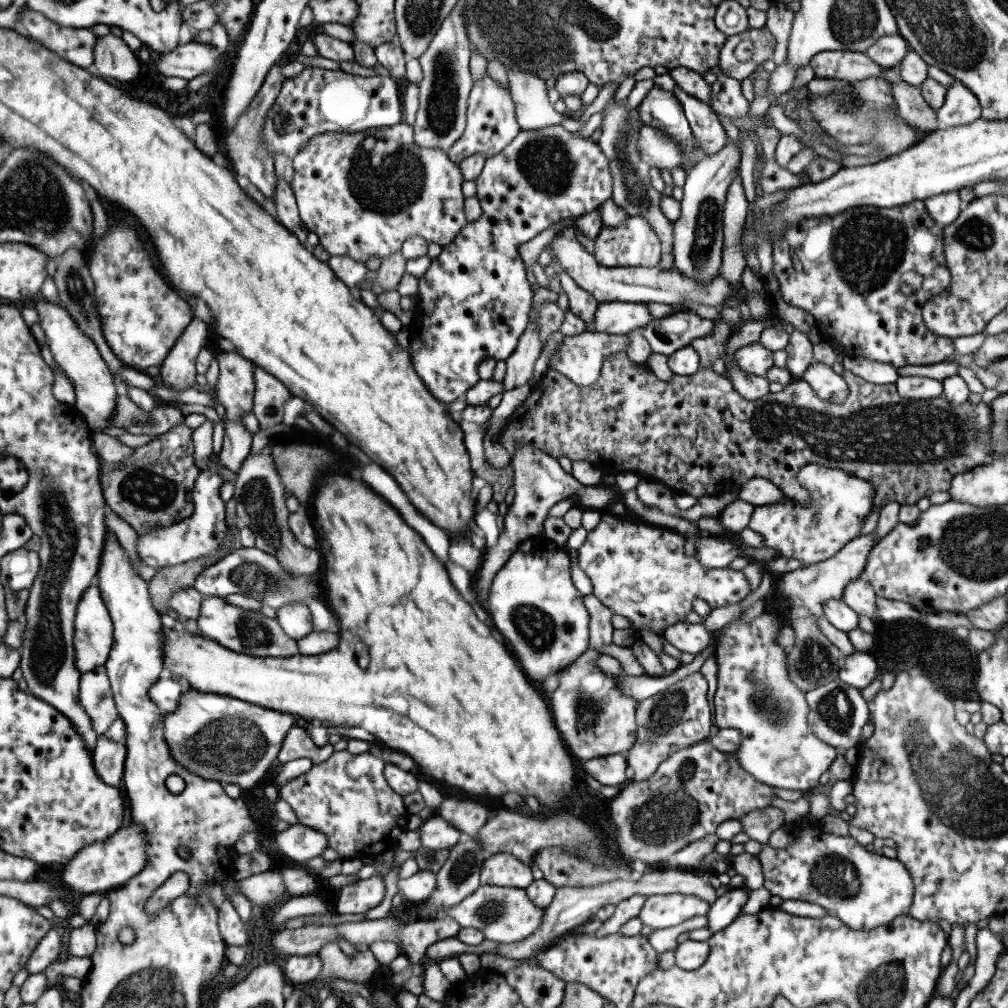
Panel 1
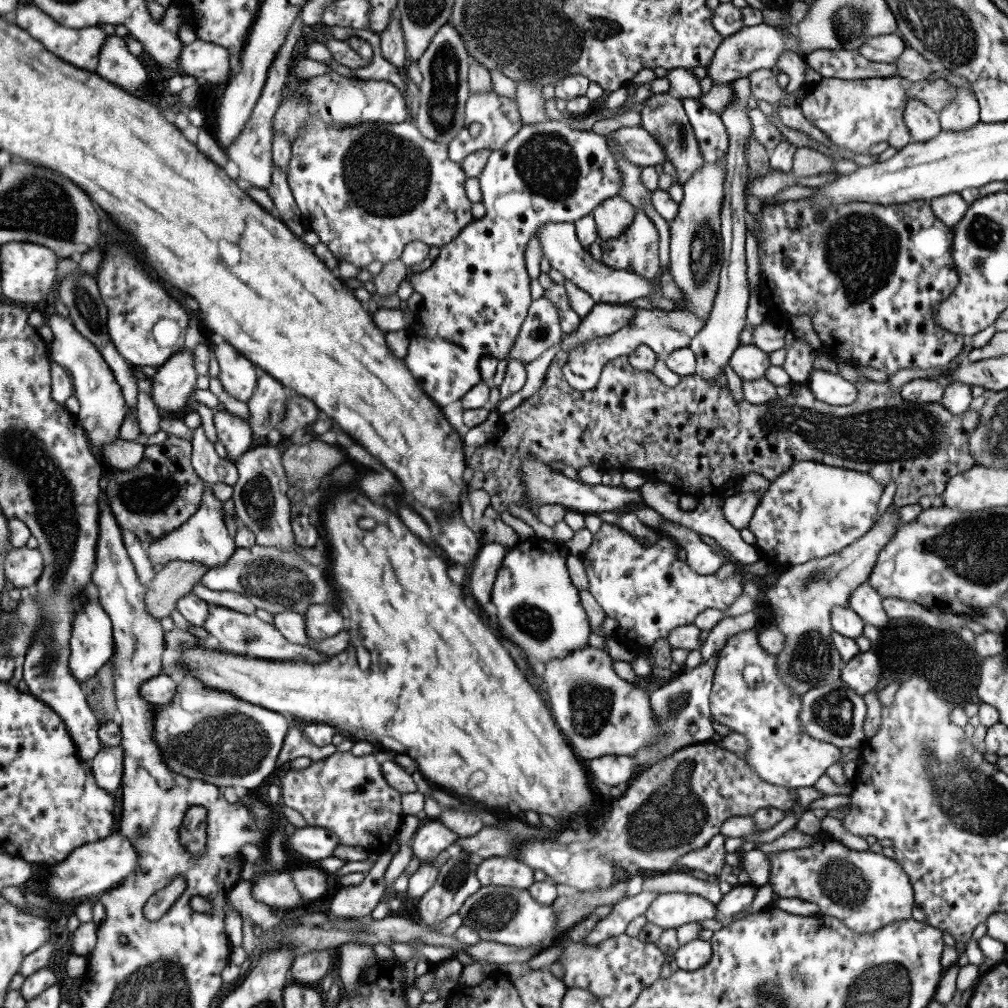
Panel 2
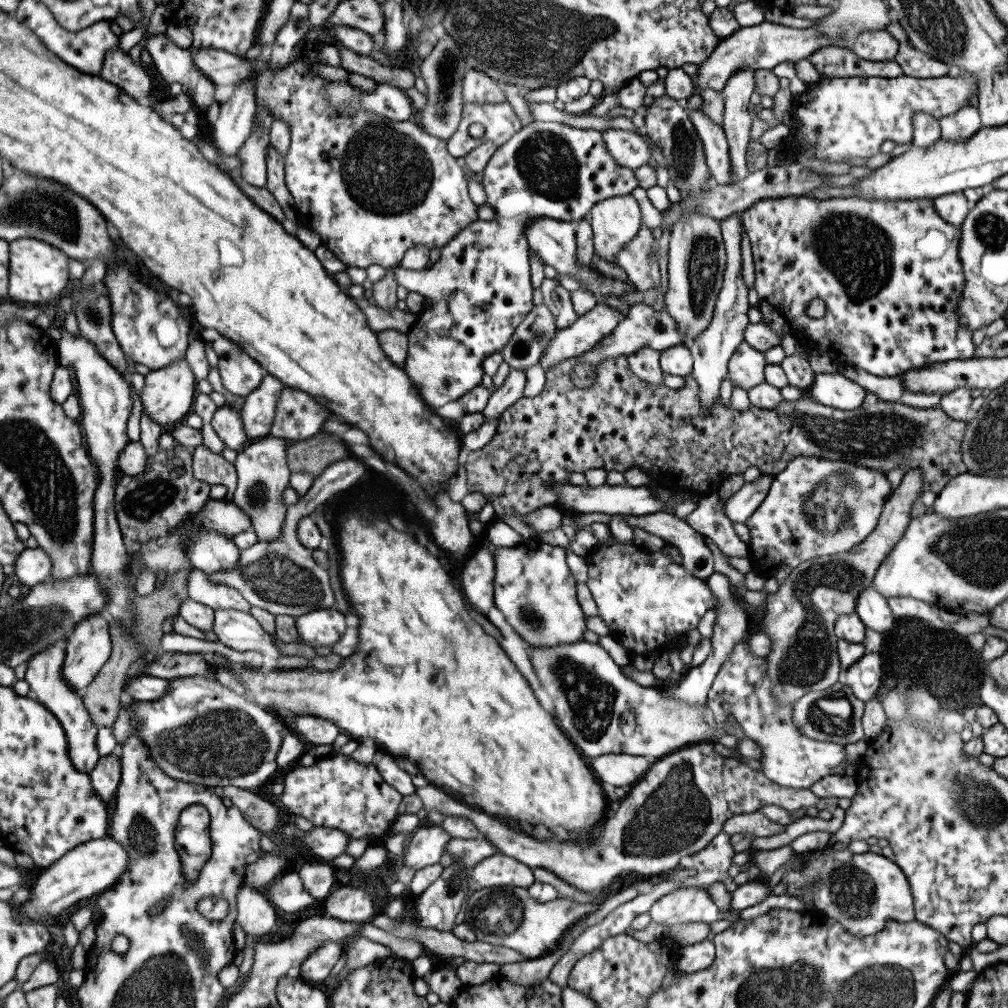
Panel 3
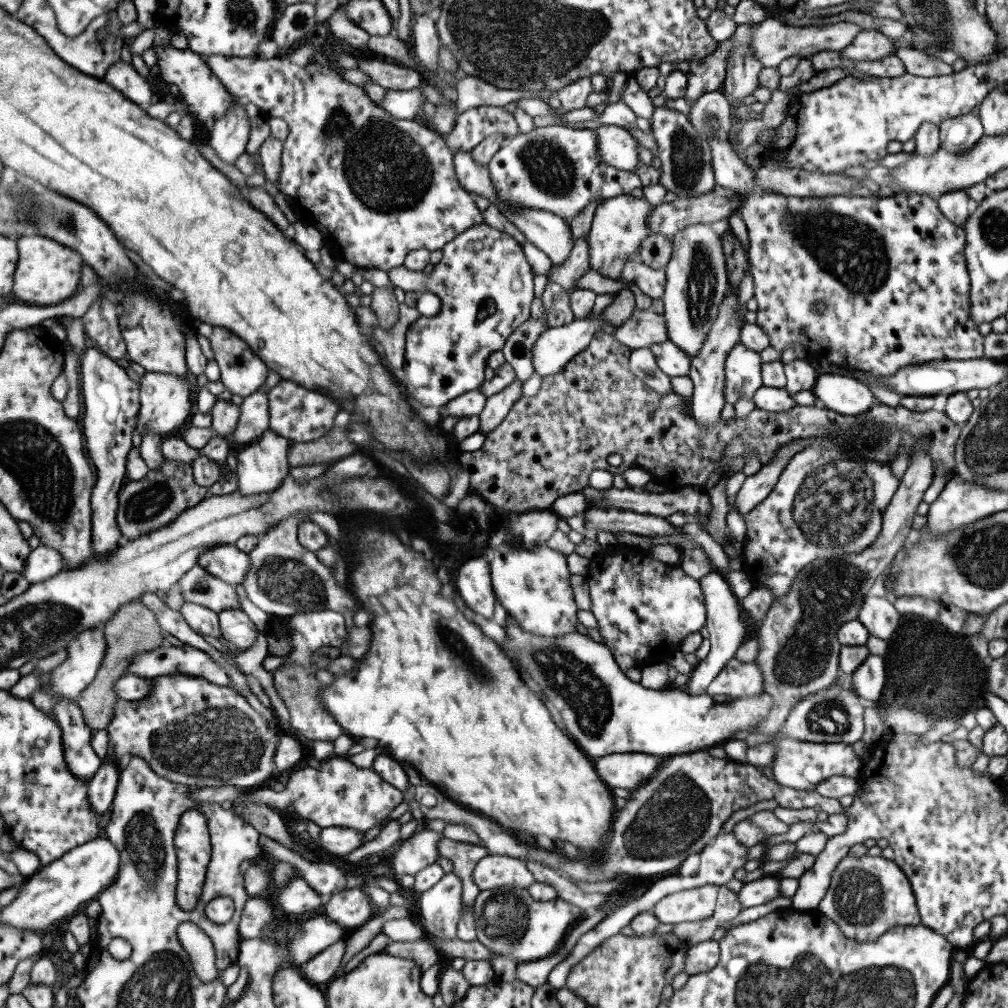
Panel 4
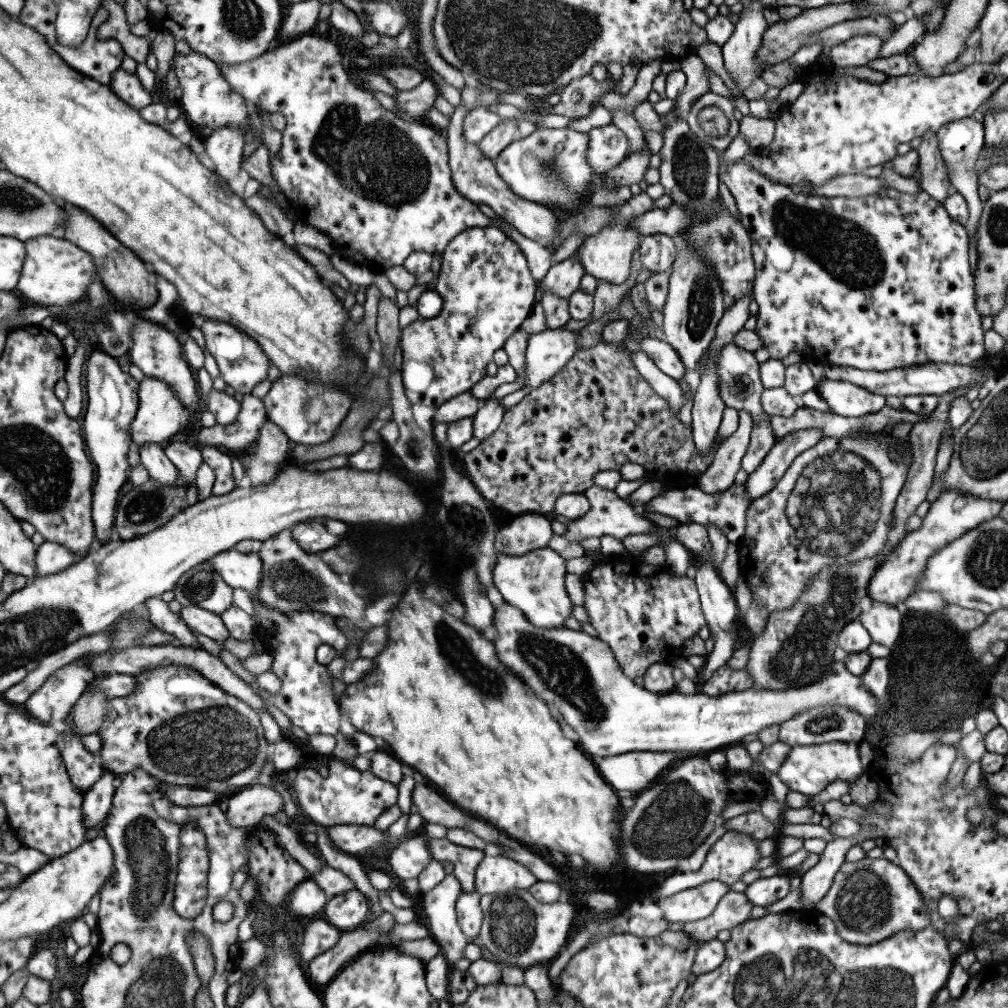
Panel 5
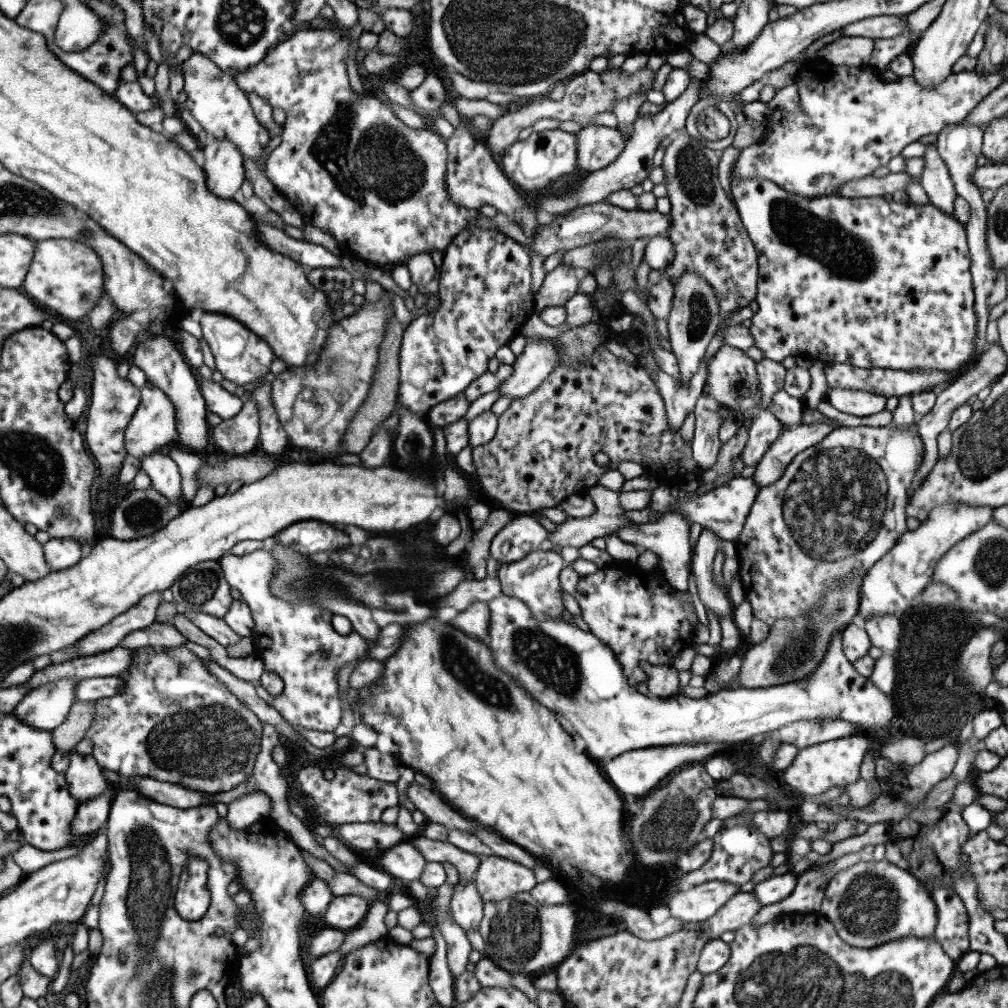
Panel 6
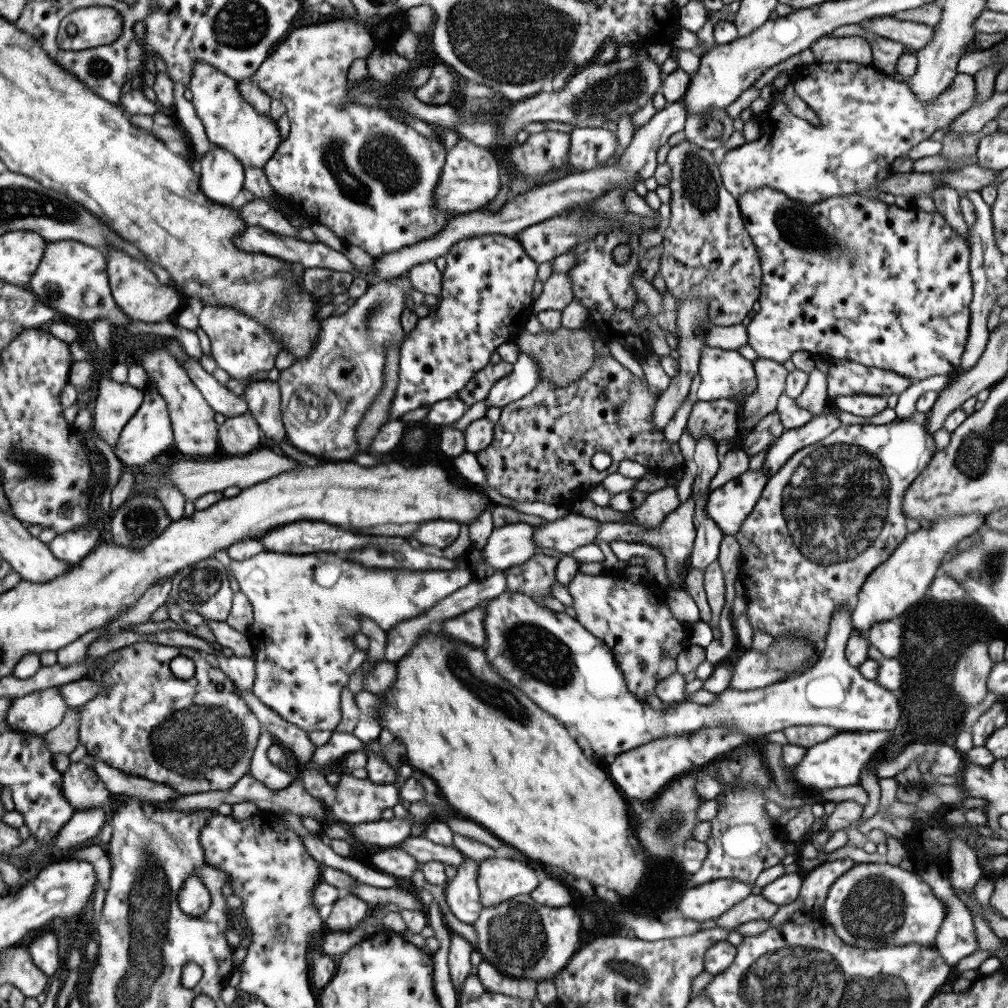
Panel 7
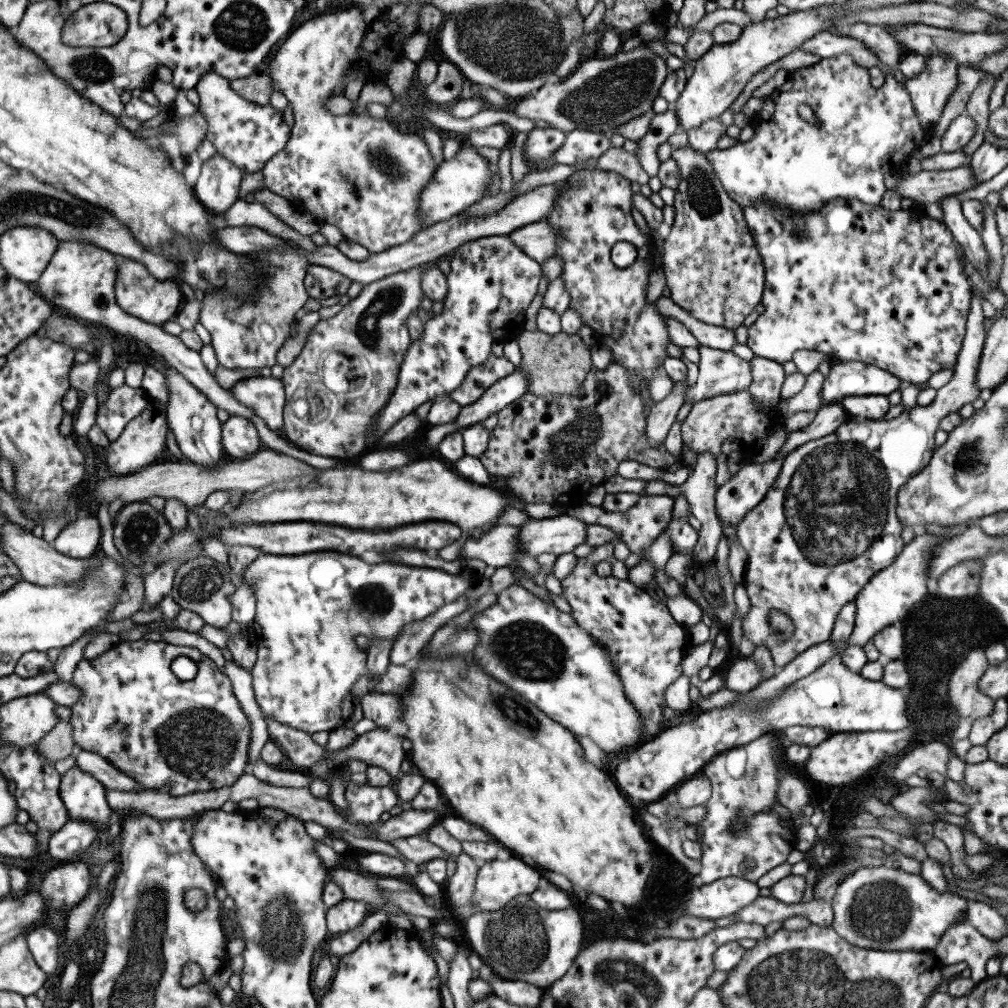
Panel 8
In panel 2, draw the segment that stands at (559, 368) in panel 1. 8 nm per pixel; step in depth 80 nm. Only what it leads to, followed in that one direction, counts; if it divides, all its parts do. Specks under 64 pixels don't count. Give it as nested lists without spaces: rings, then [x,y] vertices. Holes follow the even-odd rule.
[[[637,307],[628,325],[622,326],[609,336],[601,336],[593,339],[591,343],[579,345],[563,355],[560,371],[571,388],[578,391],[591,390],[596,385],[602,366],[607,361],[622,355],[627,357],[629,353],[635,351],[635,347],[641,344],[655,352],[656,356],[667,356],[673,353],[673,350],[688,347],[691,338],[701,330],[703,325],[702,320],[688,312],[687,309],[661,311],[657,308],[648,310]]]

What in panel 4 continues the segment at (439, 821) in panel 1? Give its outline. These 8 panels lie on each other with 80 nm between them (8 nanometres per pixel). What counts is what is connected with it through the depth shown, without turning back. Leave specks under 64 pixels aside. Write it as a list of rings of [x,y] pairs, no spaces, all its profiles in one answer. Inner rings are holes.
[[[424,829],[413,834],[411,838],[401,841],[393,854],[392,868],[399,877],[402,874],[413,876],[419,869],[435,863],[438,856],[437,841],[443,838],[442,833]]]

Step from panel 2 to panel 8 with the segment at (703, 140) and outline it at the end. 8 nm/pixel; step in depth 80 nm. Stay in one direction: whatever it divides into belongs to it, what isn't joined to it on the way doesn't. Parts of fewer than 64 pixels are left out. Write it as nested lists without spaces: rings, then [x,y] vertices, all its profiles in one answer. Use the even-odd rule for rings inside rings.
[[[834,198],[825,203],[819,211],[811,215],[795,215],[787,209],[777,209],[773,205],[758,200],[742,208],[745,224],[749,235],[764,266],[764,290],[760,303],[763,313],[747,327],[746,346],[754,356],[767,358],[779,364],[791,361],[797,350],[819,352],[836,362],[856,361],[873,365],[901,381],[917,385],[944,368],[953,368],[964,337],[966,316],[970,307],[971,286],[968,284],[965,266],[968,266],[961,247],[953,241],[949,229],[941,222],[927,217],[925,214],[917,217],[908,210],[889,211],[877,205],[869,205],[851,198]]]

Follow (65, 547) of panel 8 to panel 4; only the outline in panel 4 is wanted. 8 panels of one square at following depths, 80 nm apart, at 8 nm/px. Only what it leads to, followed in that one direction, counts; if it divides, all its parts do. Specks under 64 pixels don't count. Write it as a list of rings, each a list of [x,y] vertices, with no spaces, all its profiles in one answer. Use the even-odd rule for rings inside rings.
[[[40,544],[30,549],[21,574],[29,584],[35,584],[57,574],[62,566],[64,562],[58,550]]]

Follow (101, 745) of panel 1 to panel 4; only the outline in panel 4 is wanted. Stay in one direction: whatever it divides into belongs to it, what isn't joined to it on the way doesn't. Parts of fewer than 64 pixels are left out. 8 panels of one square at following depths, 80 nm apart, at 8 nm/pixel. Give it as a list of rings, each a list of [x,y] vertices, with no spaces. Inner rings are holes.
[[[103,760],[94,775],[85,782],[89,806],[92,806],[92,811],[96,814],[101,815],[110,808],[119,771],[115,763]]]

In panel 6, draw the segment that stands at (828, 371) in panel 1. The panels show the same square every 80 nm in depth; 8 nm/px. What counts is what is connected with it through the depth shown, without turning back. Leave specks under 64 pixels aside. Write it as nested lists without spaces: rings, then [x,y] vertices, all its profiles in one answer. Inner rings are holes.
[[[830,388],[826,390],[825,400],[845,414],[853,416],[871,416],[881,412],[886,405],[886,397],[863,390],[848,388]]]

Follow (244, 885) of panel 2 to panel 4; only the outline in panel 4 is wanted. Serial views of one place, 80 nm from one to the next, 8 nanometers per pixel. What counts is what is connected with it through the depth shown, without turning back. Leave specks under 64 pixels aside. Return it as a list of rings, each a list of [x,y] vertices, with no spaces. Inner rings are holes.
[[[264,894],[260,896],[248,896],[244,901],[237,925],[238,935],[243,939],[255,938],[263,930],[265,924],[269,924],[273,912],[271,904],[265,902]]]

